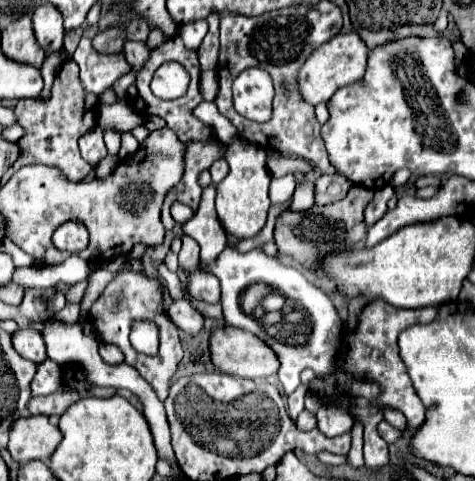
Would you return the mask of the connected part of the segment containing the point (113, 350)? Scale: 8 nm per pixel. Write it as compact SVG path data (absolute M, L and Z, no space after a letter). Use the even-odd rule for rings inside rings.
M100 342L100 356L102 356L102 360L104 360L106 364L120 364L120 362L124 362L122 350L118 350L114 344L110 346L110 344Z

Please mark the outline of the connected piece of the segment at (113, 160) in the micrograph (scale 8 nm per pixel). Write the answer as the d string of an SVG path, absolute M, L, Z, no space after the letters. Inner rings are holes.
M106 156L106 160L102 160L100 162L100 166L96 166L94 170L96 170L96 178L104 178L104 176L108 176L112 170L114 170L114 166L120 162L120 158L118 156Z

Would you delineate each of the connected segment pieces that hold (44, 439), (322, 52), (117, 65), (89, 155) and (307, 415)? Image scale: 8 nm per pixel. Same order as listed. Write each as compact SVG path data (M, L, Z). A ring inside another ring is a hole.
M26 416L12 424L6 448L10 456L20 464L26 460L48 462L60 440L62 432L56 424L50 422L48 416Z
M356 32L334 36L332 40L316 48L300 70L300 90L304 100L308 100L310 104L328 102L338 88L362 80L362 74L366 74L366 64L368 64L368 48Z
M82 38L76 52L74 62L80 66L80 82L86 92L100 96L106 88L110 88L122 74L130 70L124 60L124 54L106 56L92 48L90 38Z
M92 128L90 132L86 132L82 138L80 138L80 152L82 152L82 158L96 166L104 156L106 156L106 144L102 140L102 128Z
M304 410L304 412L296 418L296 426L298 426L300 430L304 430L304 432L306 432L306 430L310 432L310 430L314 430L314 428L316 428L316 416L314 416L312 412Z

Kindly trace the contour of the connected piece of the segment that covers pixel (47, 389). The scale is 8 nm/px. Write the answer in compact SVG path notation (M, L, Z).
M44 360L38 364L38 372L32 380L32 396L52 394L60 386L60 366L52 360Z

